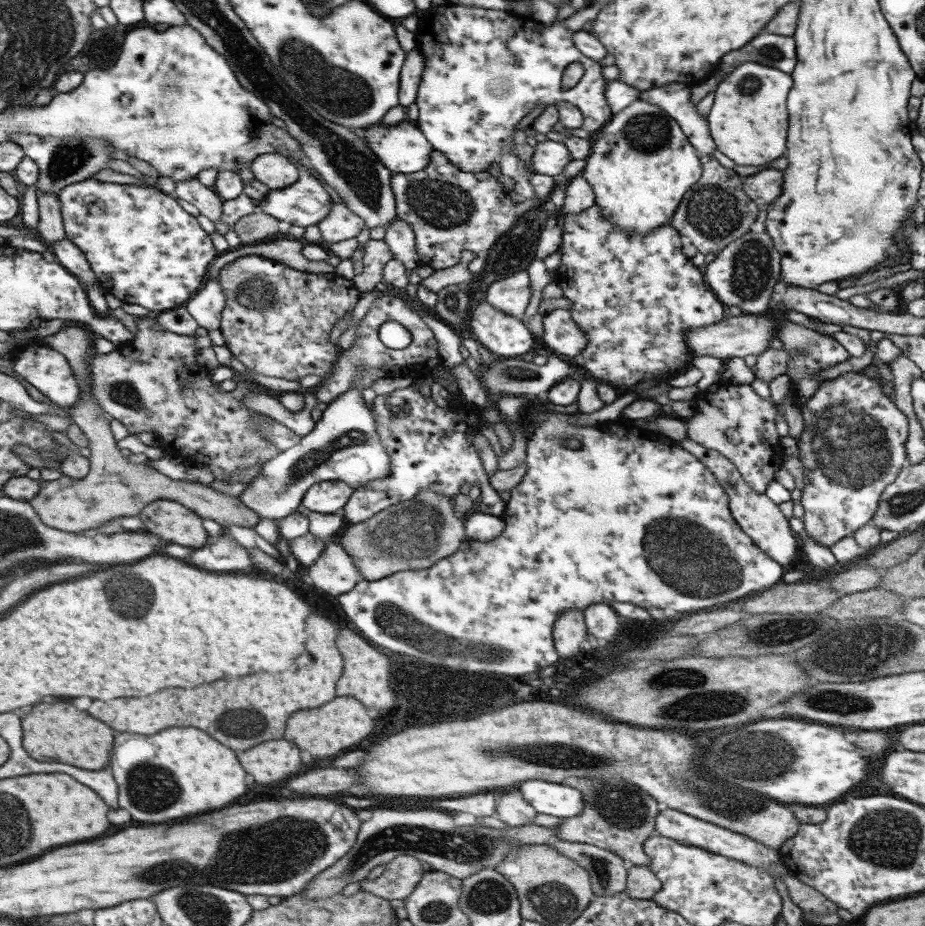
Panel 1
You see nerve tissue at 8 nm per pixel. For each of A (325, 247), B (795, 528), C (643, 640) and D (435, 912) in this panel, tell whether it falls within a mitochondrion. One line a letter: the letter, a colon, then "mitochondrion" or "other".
A: other
B: other
C: mitochondrion
D: mitochondrion

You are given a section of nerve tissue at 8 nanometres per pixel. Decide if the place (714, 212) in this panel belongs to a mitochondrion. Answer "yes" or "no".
yes

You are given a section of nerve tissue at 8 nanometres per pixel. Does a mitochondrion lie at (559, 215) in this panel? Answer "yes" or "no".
no

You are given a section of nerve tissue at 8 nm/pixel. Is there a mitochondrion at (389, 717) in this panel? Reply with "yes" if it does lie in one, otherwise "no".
no

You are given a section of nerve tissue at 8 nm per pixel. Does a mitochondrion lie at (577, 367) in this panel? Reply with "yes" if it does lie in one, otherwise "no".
no

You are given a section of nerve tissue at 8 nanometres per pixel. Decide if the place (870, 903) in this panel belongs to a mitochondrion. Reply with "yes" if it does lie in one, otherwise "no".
no

